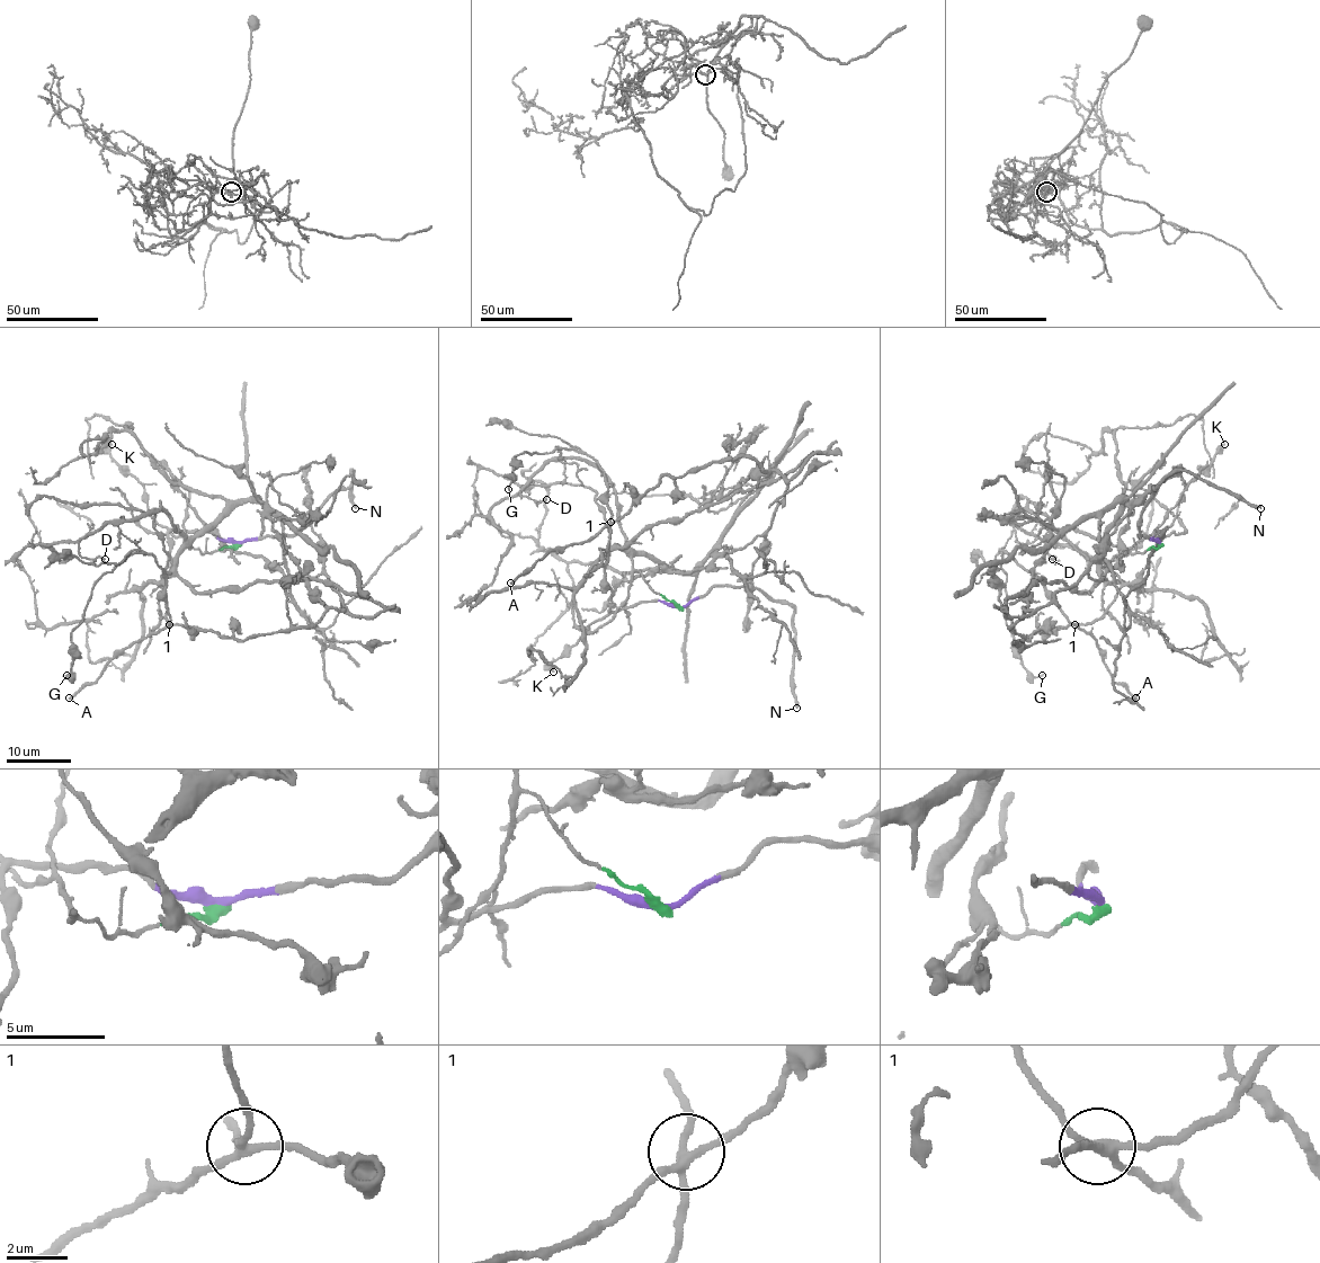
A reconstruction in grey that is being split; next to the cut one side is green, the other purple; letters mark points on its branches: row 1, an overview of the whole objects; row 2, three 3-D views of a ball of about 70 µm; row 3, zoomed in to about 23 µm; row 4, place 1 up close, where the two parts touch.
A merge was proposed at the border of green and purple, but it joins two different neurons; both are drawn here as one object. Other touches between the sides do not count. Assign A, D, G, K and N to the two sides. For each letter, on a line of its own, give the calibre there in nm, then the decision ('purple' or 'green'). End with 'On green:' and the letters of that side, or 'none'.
A: 280 nm thick; green
D: 150 nm thick; green
G: 130 nm thick; purple
K: 140 nm thick; purple
N: 360 nm thick; purple
On green: A, D

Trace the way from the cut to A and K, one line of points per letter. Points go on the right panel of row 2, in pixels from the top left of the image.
A: (1160, 544), (1111, 542), (1115, 501), (1104, 579), (1009, 628), (1028, 640), (1075, 624), (1134, 699)
K: (1160, 544), (1153, 533), (1164, 531), (1176, 515), (1183, 489), (1224, 444)

